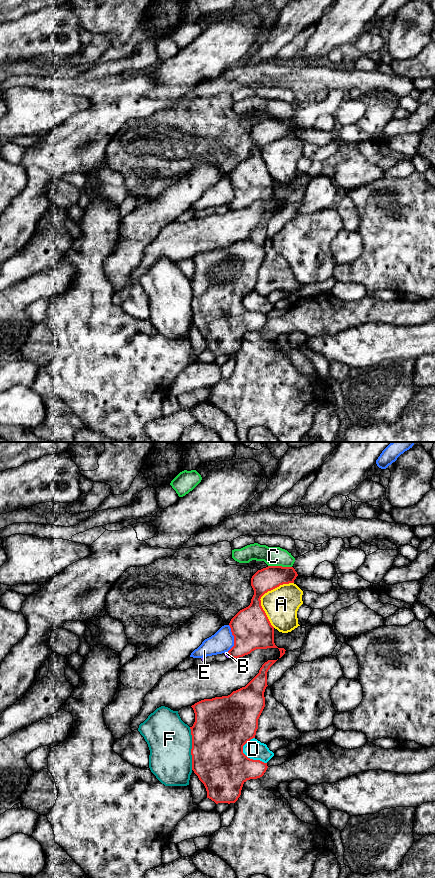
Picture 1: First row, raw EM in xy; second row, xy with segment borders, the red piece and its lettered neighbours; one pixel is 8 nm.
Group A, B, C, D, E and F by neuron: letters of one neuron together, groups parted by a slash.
A / B / C / D / E / F

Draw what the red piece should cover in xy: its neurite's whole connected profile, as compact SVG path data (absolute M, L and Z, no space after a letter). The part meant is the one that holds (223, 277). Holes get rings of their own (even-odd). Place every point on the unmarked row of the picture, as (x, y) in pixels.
M268 212L259 225L245 238L233 243L228 248L201 252L191 259L195 265L195 274L191 281L192 287L192 322L204 336L207 350L218 355L235 355L241 347L243 336L250 331L257 331L264 327L268 318L260 312L248 310L243 305L243 298L255 290L258 281L258 271L265 259L264 244L267 237L267 224L277 212Z

